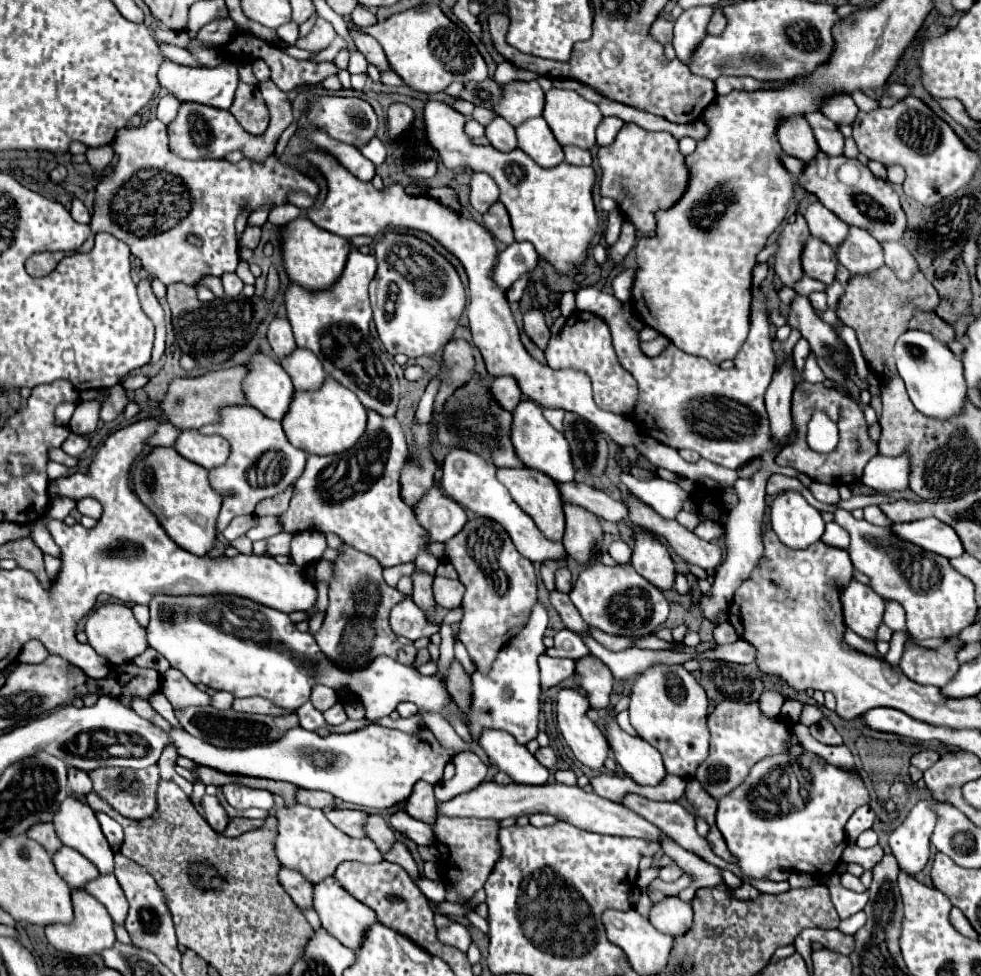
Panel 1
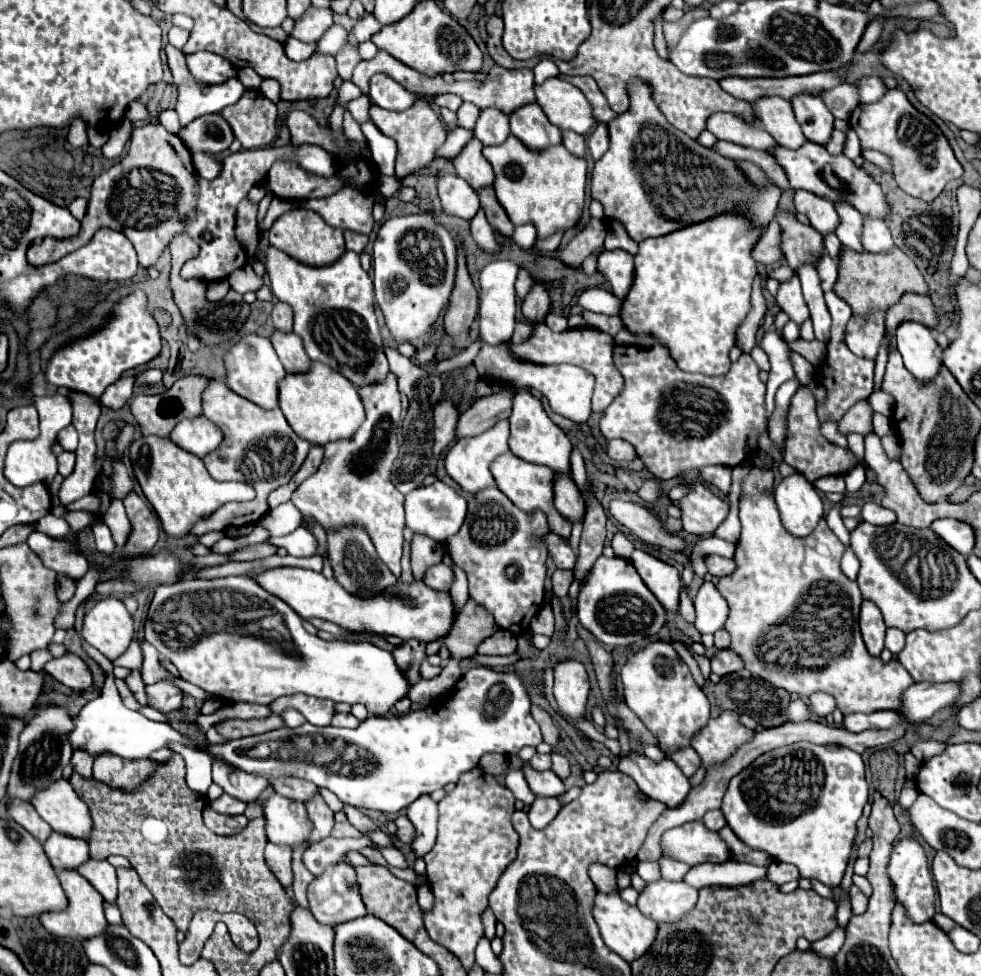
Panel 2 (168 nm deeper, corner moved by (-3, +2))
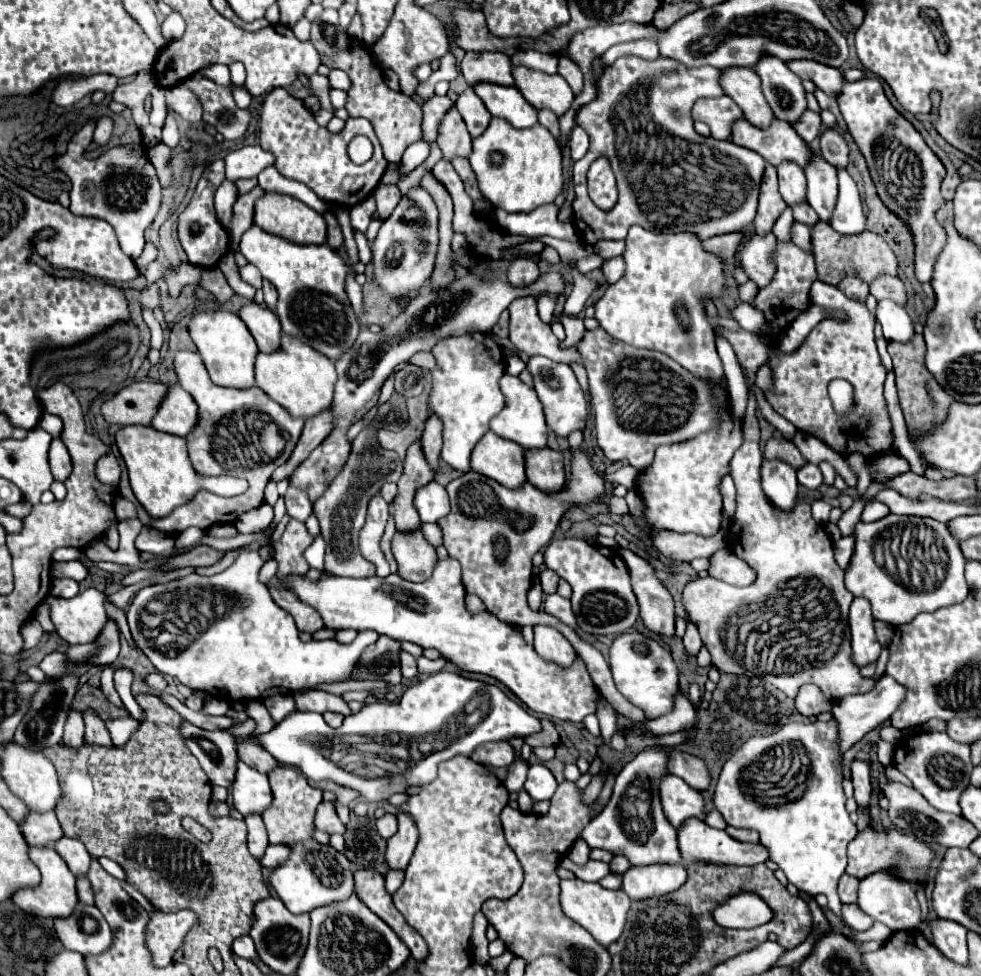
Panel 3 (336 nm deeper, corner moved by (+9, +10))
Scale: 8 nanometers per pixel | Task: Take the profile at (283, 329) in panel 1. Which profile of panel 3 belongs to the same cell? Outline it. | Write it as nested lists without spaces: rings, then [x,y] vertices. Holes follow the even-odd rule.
[[[264,281],[262,291],[264,291],[264,303],[266,303],[266,307],[268,307],[268,309],[276,309],[278,293],[276,293],[276,289],[270,285],[270,281]]]

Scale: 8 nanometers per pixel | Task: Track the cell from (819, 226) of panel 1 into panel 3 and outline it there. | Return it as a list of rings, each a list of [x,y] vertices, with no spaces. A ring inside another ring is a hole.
[[[780,165],[778,167],[778,181],[780,181],[780,195],[784,201],[792,205],[806,203],[806,177],[798,165]]]

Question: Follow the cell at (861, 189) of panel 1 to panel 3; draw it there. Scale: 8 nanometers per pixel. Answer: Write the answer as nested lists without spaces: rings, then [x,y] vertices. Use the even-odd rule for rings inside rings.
[[[742,119],[732,129],[732,141],[740,147],[756,151],[774,167],[784,161],[806,167],[812,159],[812,147],[802,141],[802,137],[794,131],[792,125],[786,125],[778,119],[774,121],[774,125],[770,125],[770,129],[758,129],[746,119]]]

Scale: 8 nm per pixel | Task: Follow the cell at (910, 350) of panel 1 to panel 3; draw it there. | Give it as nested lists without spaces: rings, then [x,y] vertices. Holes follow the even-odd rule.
[[[890,299],[878,301],[876,319],[884,329],[884,337],[890,341],[908,343],[914,337],[914,323],[908,311]]]

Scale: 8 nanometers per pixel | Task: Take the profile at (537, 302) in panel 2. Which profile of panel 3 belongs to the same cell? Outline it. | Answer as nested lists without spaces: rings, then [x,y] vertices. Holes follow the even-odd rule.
[[[518,257],[508,267],[508,281],[512,287],[528,287],[536,283],[538,277],[538,265],[532,257]]]

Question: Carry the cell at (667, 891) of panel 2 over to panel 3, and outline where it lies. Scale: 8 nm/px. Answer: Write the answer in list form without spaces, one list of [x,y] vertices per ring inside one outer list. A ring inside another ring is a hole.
[[[644,865],[630,867],[624,873],[622,891],[632,901],[662,897],[680,889],[686,883],[686,867],[678,865]]]

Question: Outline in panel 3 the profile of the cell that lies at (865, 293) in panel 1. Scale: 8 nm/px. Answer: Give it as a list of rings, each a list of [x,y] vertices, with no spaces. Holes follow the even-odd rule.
[[[820,221],[812,229],[814,237],[814,259],[816,259],[816,271],[818,279],[828,285],[838,285],[844,277],[858,277],[866,283],[872,283],[880,275],[898,275],[898,259],[890,245],[876,233],[860,233],[854,237],[842,237],[836,233],[830,225]]]

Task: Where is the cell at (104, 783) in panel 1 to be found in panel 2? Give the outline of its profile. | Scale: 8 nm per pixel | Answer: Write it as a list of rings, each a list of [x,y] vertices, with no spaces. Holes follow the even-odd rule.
[[[102,753],[94,761],[94,777],[112,787],[134,789],[156,769],[156,761],[126,761],[114,753]]]

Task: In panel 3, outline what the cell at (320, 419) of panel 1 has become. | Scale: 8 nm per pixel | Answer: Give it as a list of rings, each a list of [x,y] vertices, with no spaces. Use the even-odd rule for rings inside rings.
[[[282,337],[282,345],[274,353],[260,353],[256,359],[256,385],[272,397],[278,405],[282,405],[292,417],[316,417],[322,411],[328,411],[334,399],[336,387],[336,369],[328,357],[310,349],[310,345],[302,345],[294,341],[294,337]]]

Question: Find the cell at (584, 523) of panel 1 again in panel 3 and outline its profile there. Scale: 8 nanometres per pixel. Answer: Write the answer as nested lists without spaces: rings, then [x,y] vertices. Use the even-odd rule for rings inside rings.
[[[552,449],[526,451],[526,477],[544,493],[560,493],[564,489],[564,459]]]

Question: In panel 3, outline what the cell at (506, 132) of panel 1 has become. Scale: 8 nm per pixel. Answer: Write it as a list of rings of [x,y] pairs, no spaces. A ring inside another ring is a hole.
[[[466,89],[464,93],[460,93],[460,97],[456,101],[456,109],[460,111],[472,137],[482,135],[486,131],[486,127],[490,125],[492,117],[490,117],[488,109],[484,107],[484,101],[472,89]]]

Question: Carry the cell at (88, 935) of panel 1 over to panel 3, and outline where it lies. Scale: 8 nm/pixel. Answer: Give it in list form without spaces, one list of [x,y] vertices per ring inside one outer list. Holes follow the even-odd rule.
[[[30,847],[30,859],[38,865],[40,873],[42,873],[42,883],[34,889],[20,889],[18,893],[14,893],[12,901],[26,913],[30,915],[38,915],[44,919],[66,919],[74,913],[74,909],[78,907],[78,893],[76,893],[76,877],[74,873],[70,873],[68,865],[62,861],[62,857],[58,857],[58,853],[54,851],[54,847],[50,849],[34,849]]]

